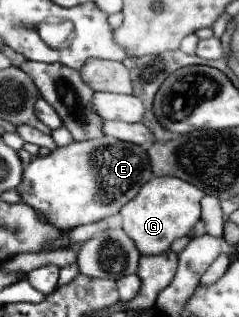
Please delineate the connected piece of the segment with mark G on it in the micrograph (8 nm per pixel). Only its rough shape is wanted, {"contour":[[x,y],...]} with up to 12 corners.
{"contour":[[169,175],[121,209],[141,255],[165,253],[201,217],[205,193]]}

